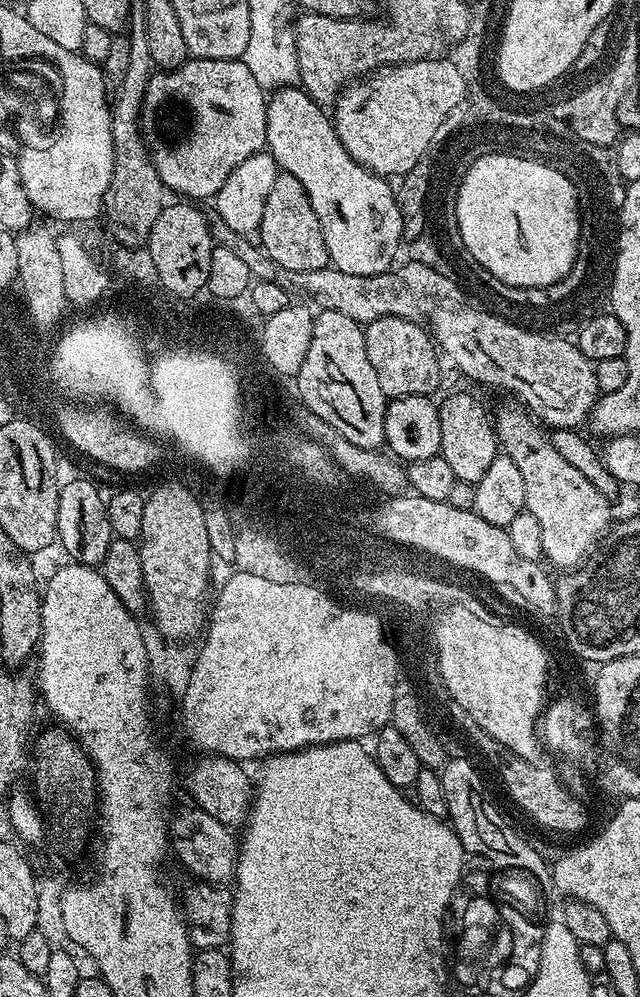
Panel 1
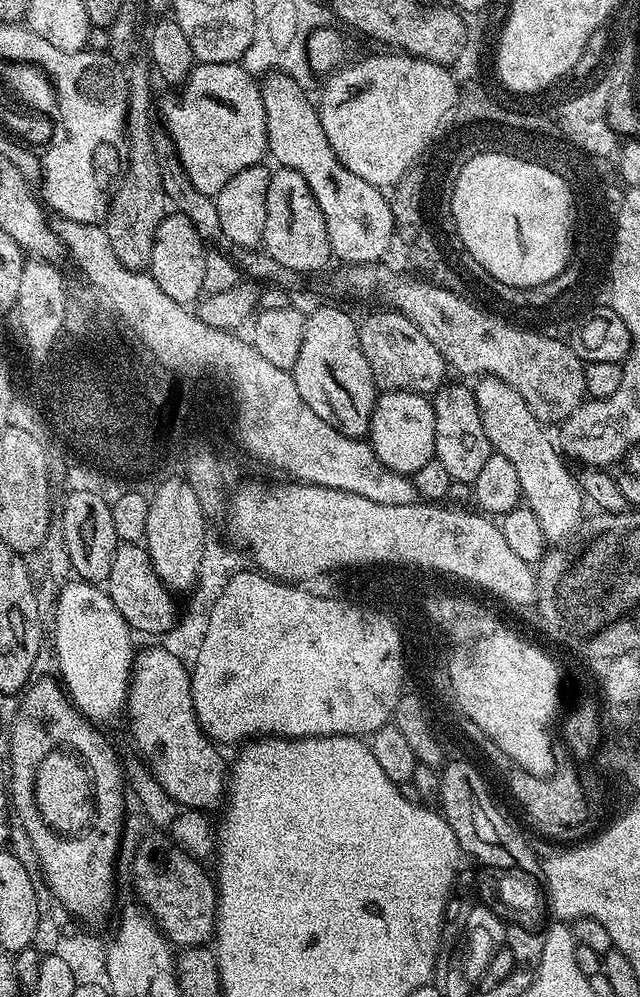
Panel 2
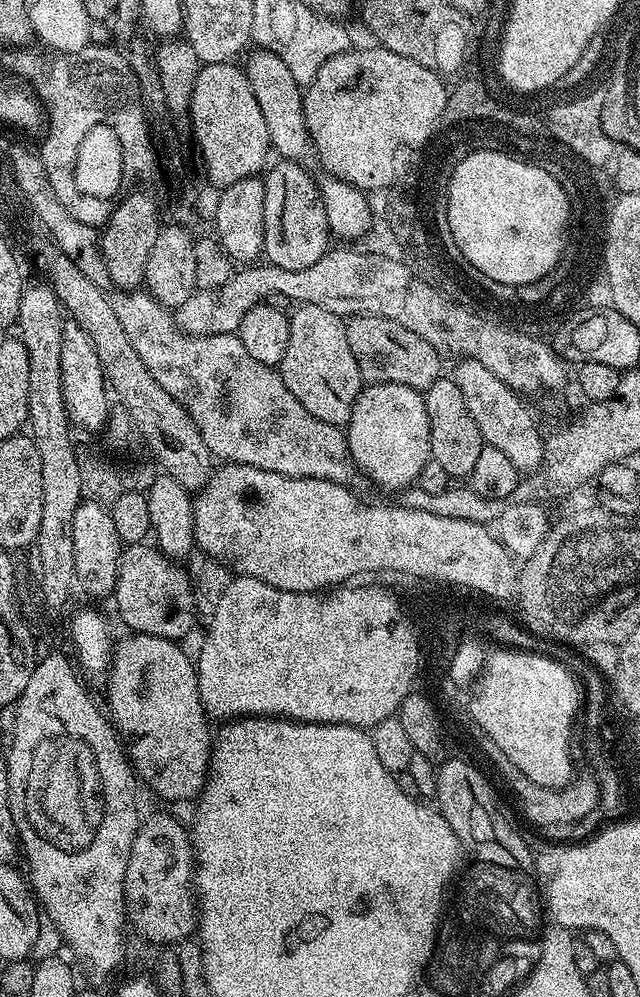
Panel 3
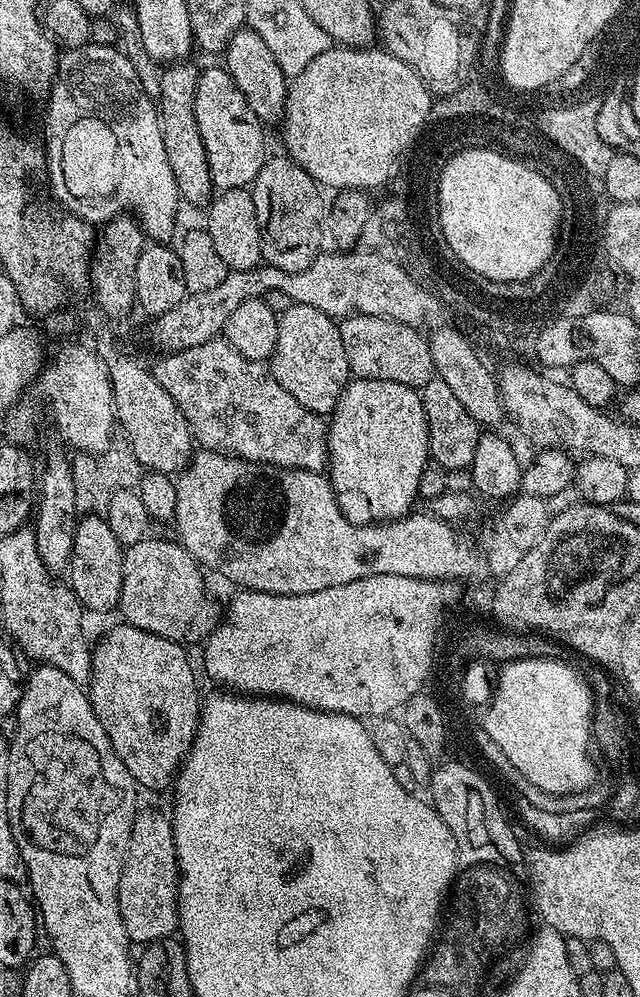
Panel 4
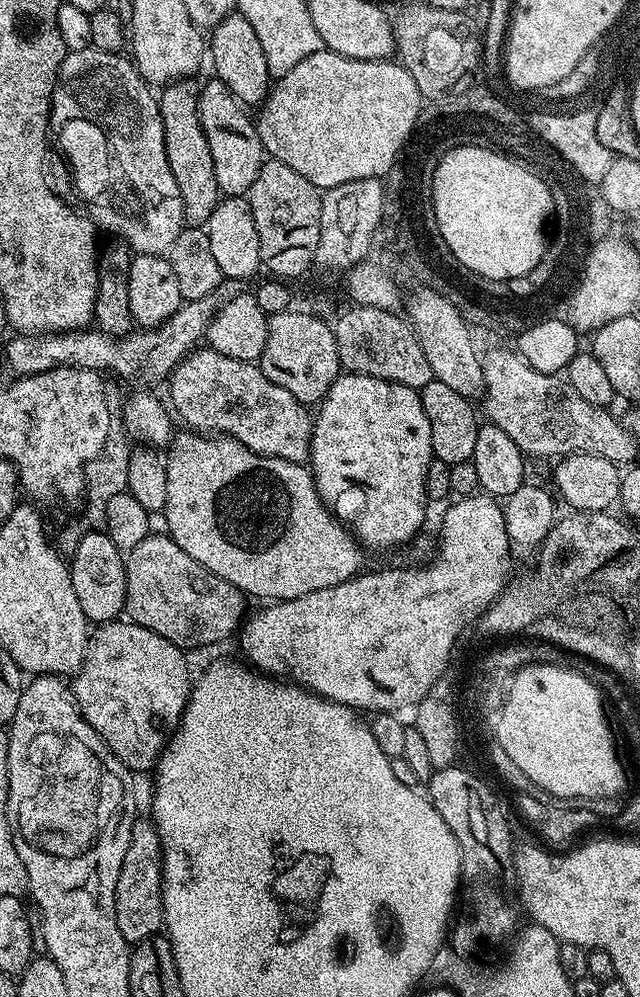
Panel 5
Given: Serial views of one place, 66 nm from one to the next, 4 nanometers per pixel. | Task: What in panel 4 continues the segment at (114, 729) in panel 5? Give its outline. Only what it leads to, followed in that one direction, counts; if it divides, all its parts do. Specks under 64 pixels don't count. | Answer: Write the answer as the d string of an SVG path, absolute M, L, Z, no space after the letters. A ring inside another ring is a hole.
M121 623L119 627L110 629L97 644L95 641L88 698L92 701L94 714L98 714L98 722L102 722L102 730L106 730L110 738L112 749L118 758L122 758L122 766L130 770L137 785L152 792L171 789L200 725L202 695L196 685L196 672L184 653L187 652L185 645L158 638L158 634L150 634L146 630L138 630L133 624Z

